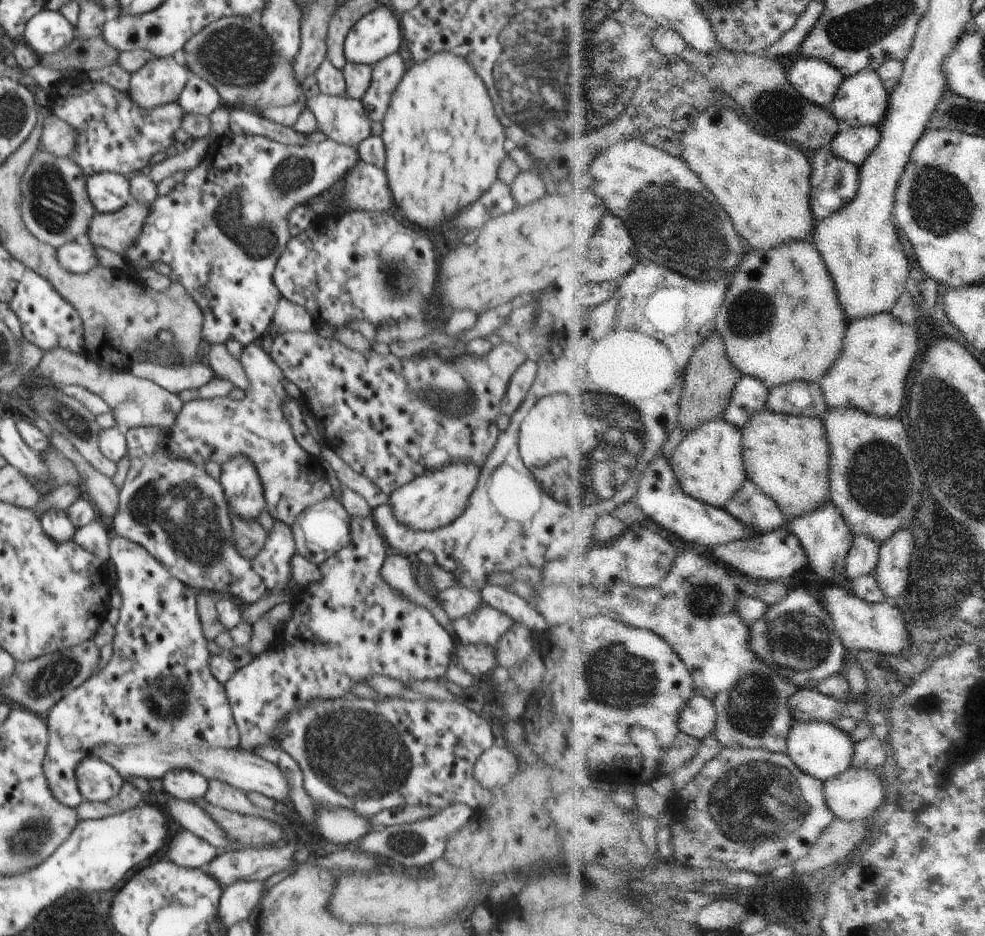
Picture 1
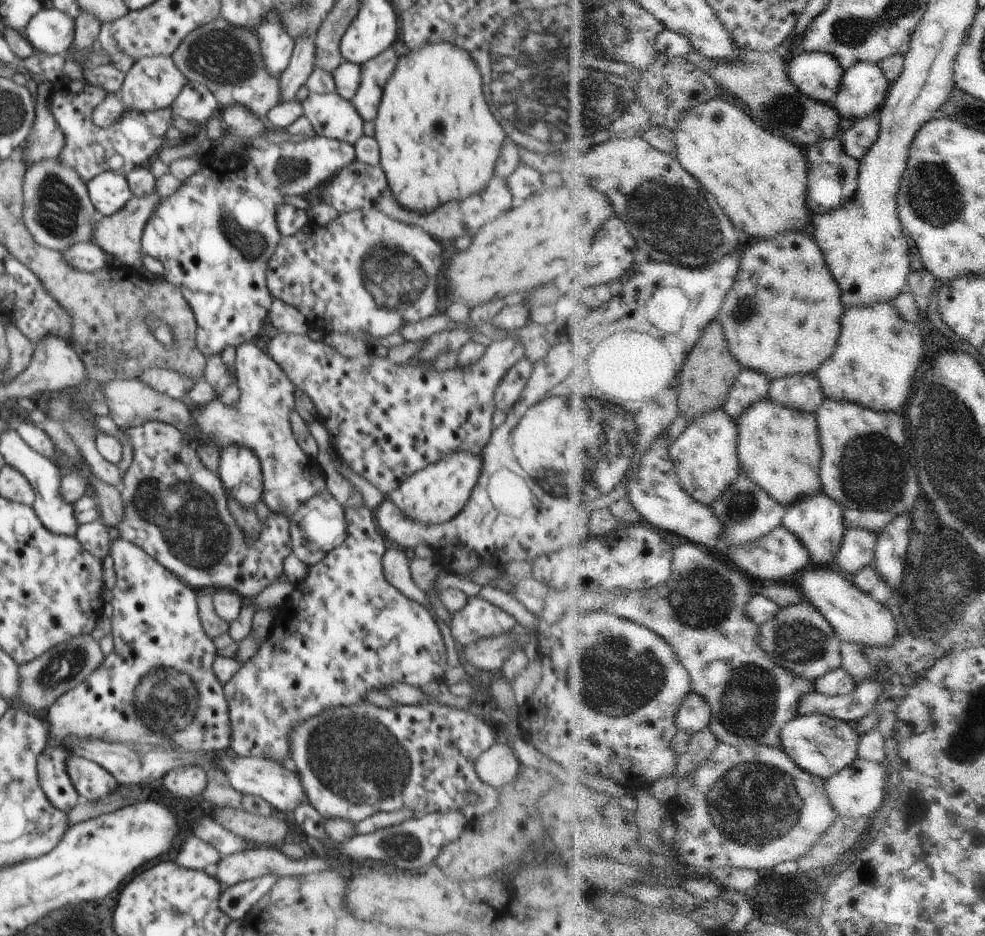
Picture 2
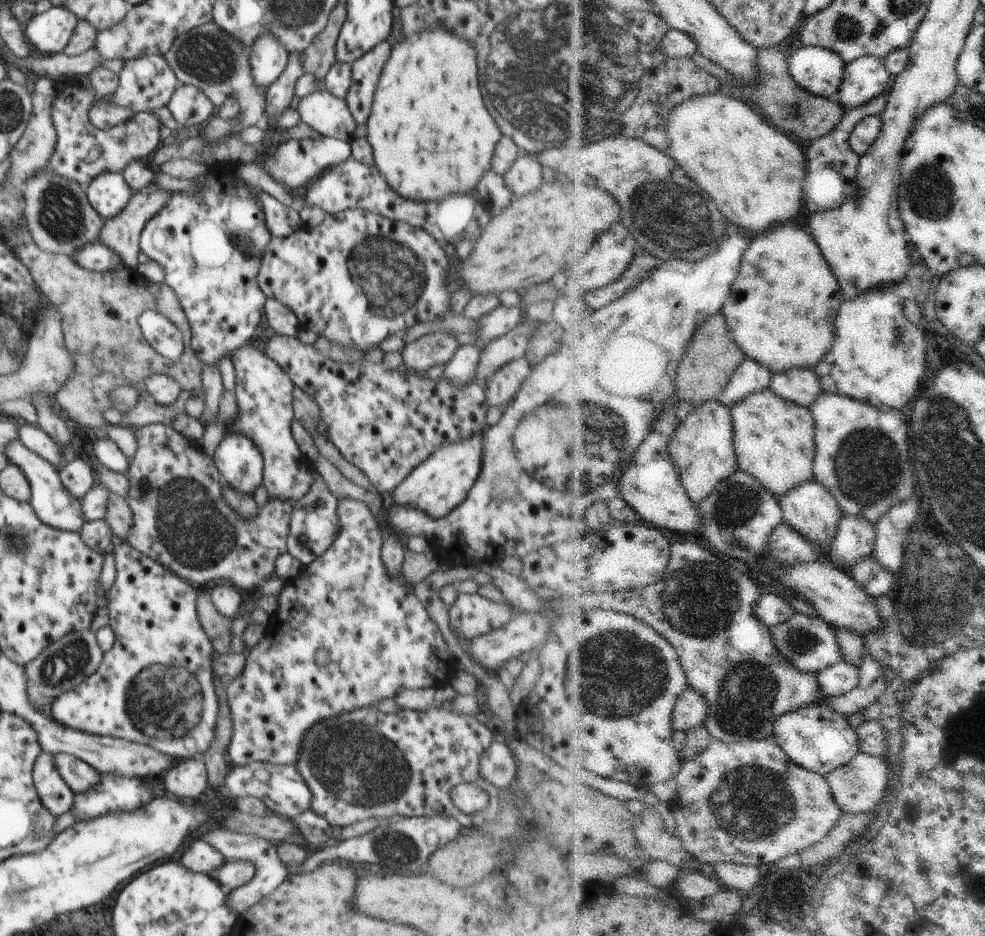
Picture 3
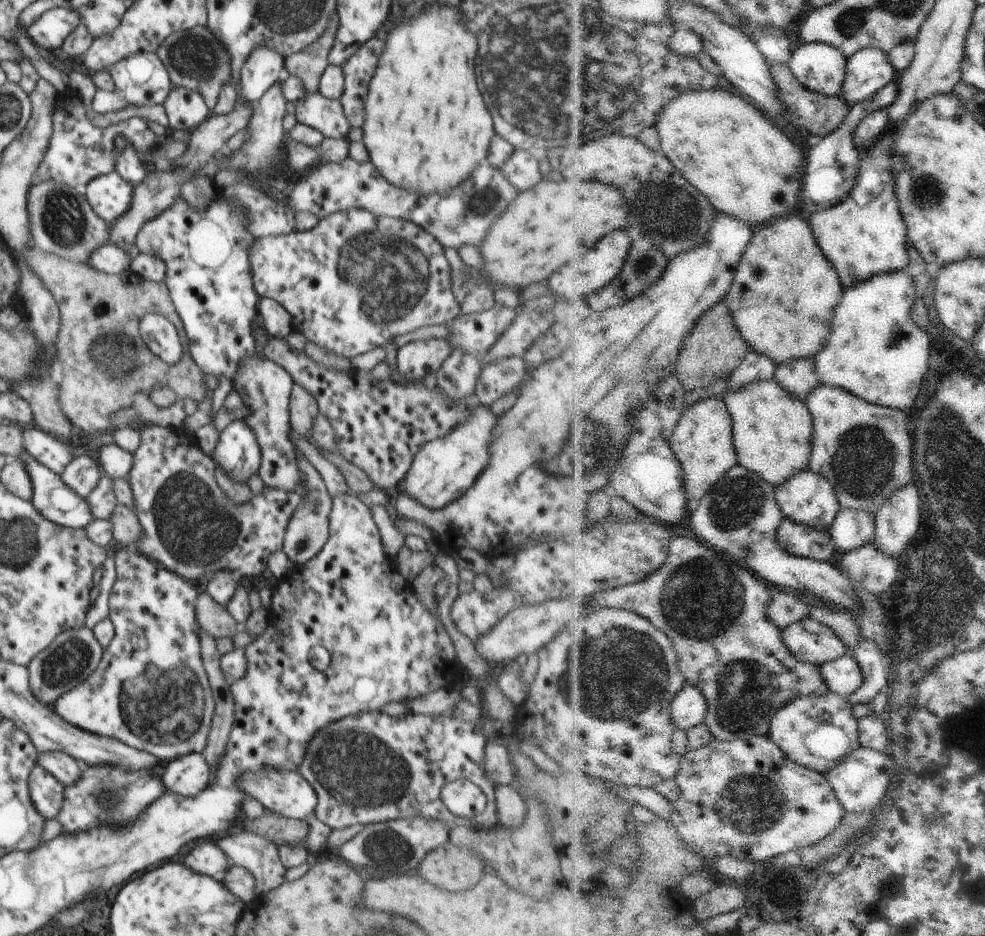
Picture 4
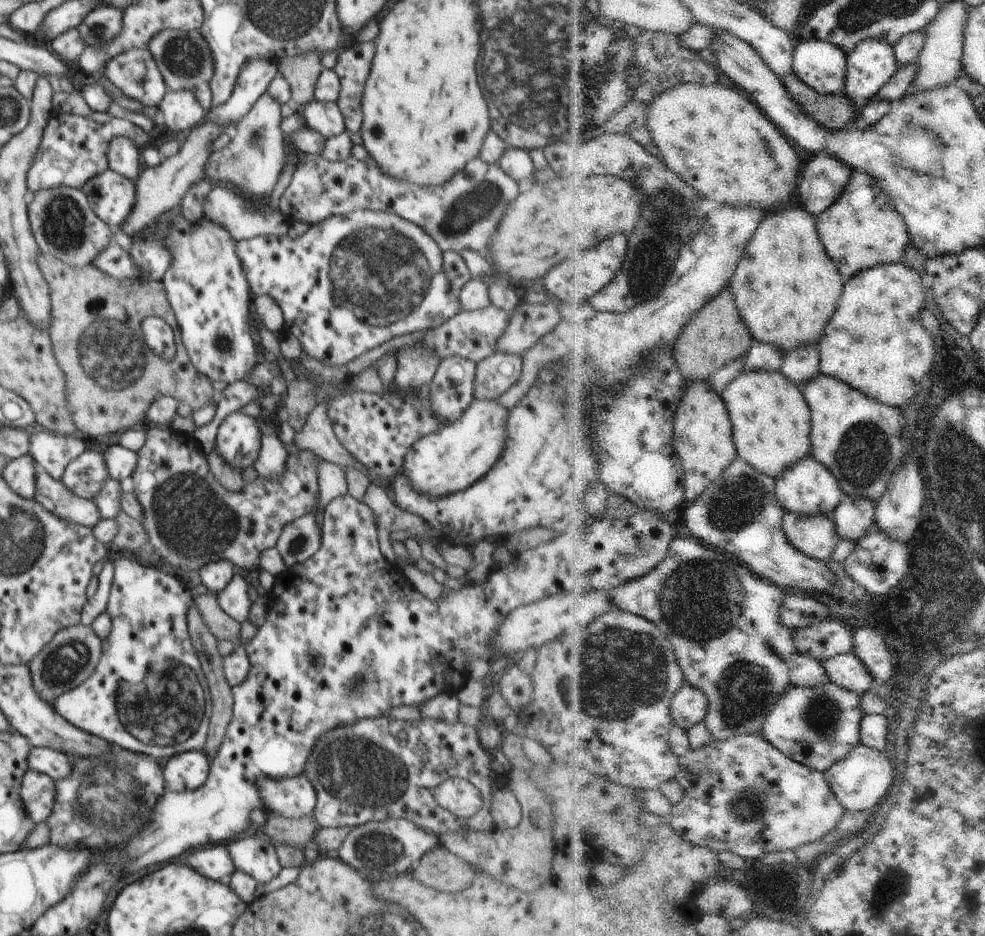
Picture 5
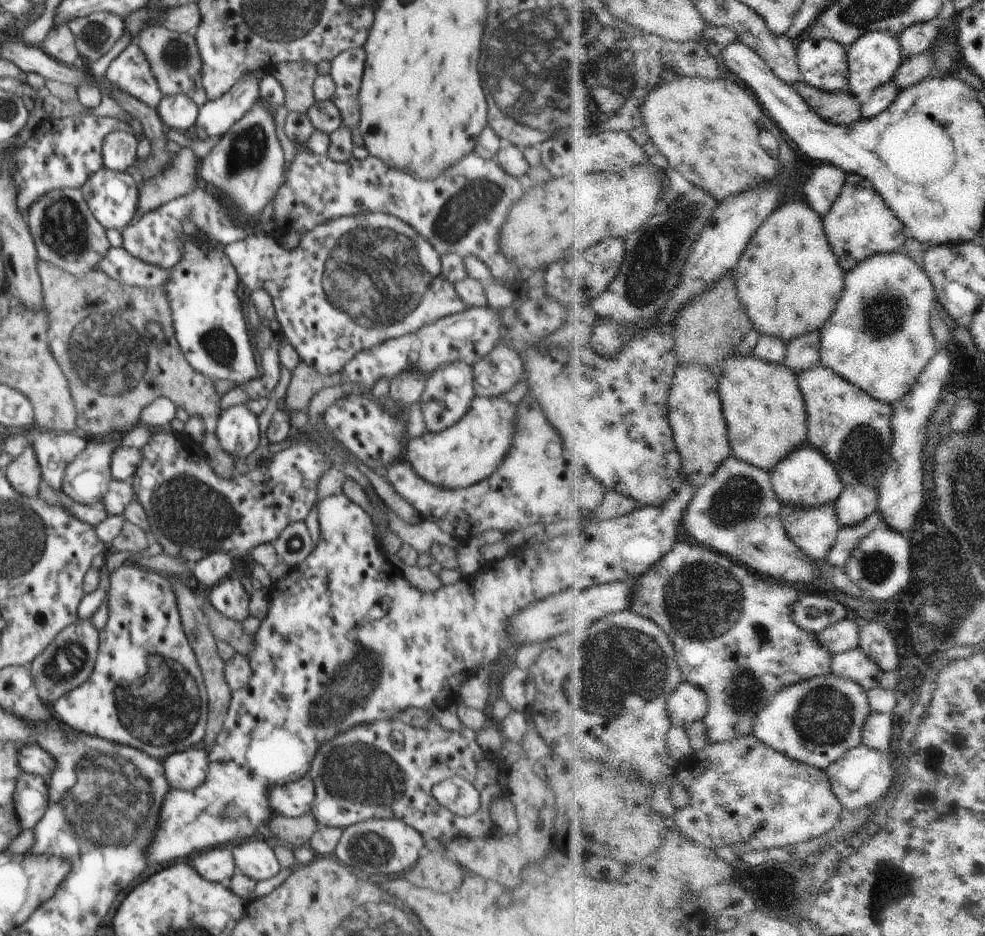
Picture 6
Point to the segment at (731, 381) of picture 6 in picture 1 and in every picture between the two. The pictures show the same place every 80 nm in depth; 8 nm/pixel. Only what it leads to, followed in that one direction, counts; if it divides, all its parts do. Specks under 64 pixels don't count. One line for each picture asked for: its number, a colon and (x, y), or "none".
1: (789, 457)
2: (781, 448)
3: (776, 439)
4: (774, 430)
5: (773, 420)

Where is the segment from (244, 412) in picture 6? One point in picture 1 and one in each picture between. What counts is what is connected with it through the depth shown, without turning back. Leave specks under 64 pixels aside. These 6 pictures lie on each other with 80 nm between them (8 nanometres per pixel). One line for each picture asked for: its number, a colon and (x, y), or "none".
1: (243, 490)
2: (239, 469)
3: (240, 463)
4: (237, 451)
5: (238, 441)

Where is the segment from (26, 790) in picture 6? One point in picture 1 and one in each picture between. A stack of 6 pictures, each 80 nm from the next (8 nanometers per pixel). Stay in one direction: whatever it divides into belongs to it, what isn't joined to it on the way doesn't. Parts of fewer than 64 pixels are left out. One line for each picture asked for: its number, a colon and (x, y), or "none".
1: (157, 688)
2: (160, 671)
3: (55, 795)
4: (47, 793)
5: (38, 791)

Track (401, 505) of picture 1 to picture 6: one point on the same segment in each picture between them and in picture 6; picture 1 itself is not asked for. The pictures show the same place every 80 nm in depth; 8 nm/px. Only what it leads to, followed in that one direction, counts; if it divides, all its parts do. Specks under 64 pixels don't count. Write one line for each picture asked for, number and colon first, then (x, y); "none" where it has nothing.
2: (437, 493)
3: (436, 486)
4: (443, 469)
5: (440, 464)
6: (473, 449)

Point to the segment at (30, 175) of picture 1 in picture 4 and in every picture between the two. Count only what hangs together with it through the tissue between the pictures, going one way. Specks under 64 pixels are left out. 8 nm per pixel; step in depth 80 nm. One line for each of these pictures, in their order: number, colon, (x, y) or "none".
2: (57, 211)
3: (57, 214)
4: (61, 221)

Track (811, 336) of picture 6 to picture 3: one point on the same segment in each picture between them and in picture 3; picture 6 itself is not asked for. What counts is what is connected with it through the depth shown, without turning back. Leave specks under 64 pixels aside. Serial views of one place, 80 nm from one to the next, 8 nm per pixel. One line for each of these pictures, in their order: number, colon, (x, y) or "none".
3: (801, 385)
4: (800, 377)
5: (801, 366)

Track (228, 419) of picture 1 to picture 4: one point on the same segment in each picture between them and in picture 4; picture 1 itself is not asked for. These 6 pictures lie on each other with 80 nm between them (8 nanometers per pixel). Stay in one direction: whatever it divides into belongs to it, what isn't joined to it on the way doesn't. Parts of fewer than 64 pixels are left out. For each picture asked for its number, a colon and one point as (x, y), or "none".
2: (259, 421)
3: (264, 393)
4: (266, 386)

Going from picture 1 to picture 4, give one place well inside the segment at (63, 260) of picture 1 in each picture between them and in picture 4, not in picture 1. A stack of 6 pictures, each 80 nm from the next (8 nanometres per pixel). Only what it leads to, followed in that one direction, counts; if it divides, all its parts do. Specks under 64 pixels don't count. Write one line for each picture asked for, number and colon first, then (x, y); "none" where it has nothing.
2: (87, 256)
3: (97, 256)
4: (111, 259)

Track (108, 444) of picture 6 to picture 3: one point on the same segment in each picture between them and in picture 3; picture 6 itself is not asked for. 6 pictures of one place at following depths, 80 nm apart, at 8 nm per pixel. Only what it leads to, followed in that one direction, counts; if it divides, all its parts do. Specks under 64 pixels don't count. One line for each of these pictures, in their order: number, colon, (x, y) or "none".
3: (78, 476)
4: (82, 475)
5: (84, 476)

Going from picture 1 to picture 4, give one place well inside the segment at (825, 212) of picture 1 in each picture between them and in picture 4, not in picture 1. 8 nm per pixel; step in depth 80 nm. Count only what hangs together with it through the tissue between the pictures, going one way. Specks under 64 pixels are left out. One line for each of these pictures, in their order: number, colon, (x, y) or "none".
2: (834, 181)
3: (834, 166)
4: (834, 162)

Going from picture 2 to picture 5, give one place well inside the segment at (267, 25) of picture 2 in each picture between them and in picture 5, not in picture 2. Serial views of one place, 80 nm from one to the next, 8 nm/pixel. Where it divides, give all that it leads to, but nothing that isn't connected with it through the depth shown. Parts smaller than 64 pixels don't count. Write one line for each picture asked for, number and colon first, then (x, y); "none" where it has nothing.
3: (268, 58)
4: (264, 67)
5: (255, 77)

